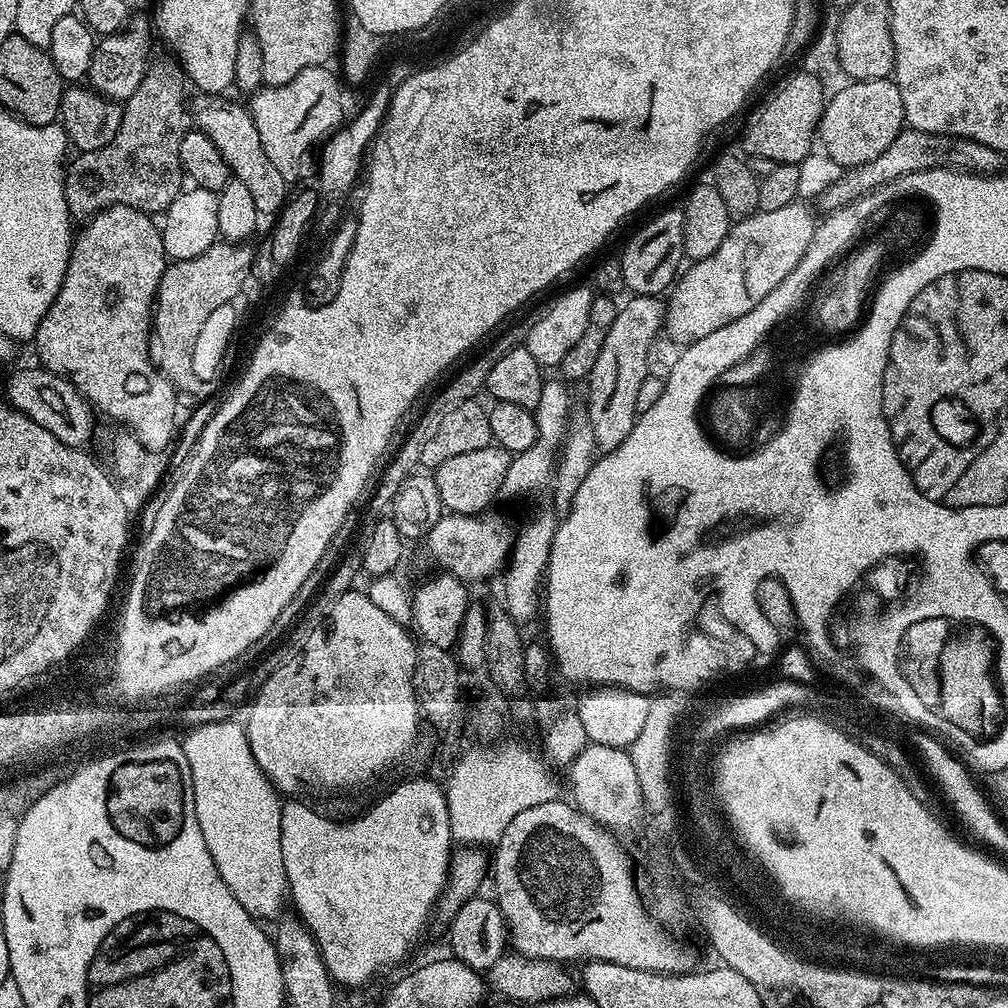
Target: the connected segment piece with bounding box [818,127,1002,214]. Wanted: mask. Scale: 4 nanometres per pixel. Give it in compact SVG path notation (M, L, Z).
M905 127L904 131L898 134L898 138L894 138L894 142L890 142L890 146L886 150L882 150L882 154L878 154L878 158L874 158L870 162L862 162L862 166L843 169L841 180L834 182L818 197L818 204L821 208L819 211L821 213L824 211L824 214L831 214L848 204L853 204L858 197L873 192L875 188L881 188L882 185L894 178L902 178L906 174L914 174L915 172L925 172L931 168L950 168L958 172L971 172L973 174L996 174L1001 171L1000 160L1002 160L1001 153L994 151L990 146L982 146L982 142L974 142L957 136L930 134L917 128Z

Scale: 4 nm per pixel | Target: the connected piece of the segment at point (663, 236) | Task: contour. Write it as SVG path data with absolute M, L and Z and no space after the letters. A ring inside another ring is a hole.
M676 207L658 213L649 224L642 225L629 238L624 253L619 253L618 259L624 279L624 287L629 293L637 296L657 297L667 293L677 279L678 273L686 260L683 211Z

